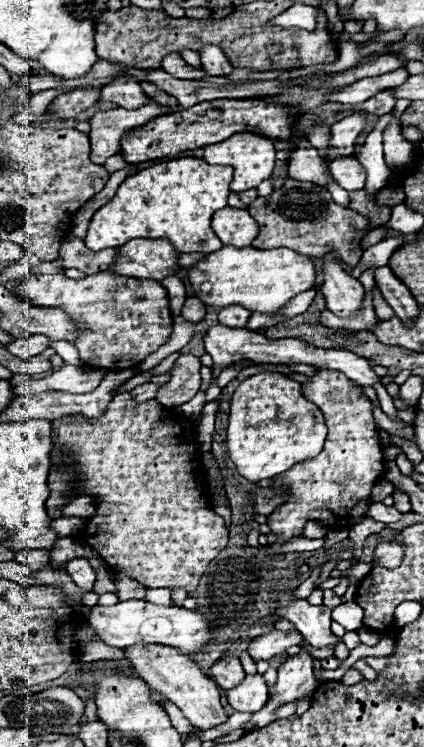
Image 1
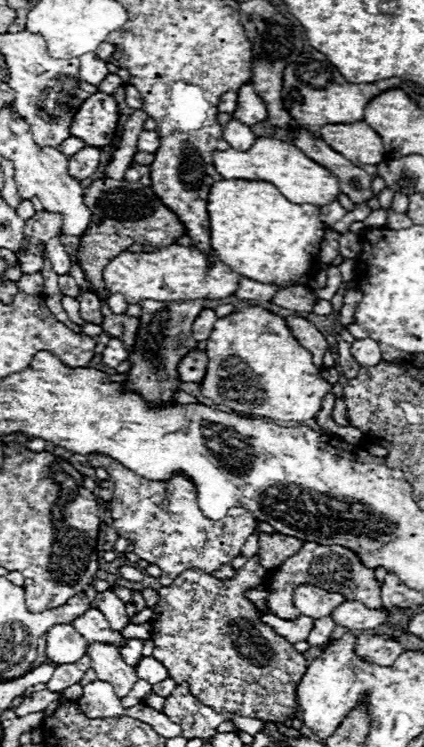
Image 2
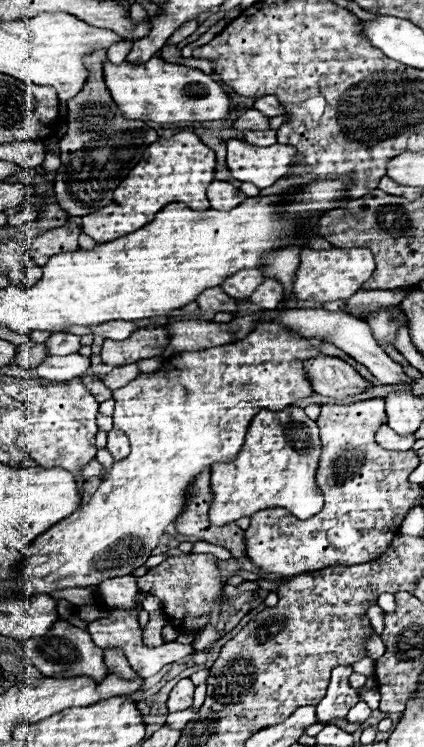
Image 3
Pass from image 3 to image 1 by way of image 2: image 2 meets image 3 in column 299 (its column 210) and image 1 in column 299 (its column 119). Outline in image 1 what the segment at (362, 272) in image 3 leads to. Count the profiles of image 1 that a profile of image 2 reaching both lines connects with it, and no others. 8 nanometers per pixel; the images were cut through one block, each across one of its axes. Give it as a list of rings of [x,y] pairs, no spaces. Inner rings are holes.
[[[222,246],[218,252],[212,252],[196,262],[188,270],[188,280],[196,298],[200,298],[206,306],[226,308],[232,304],[240,304],[246,310],[270,314],[290,302],[296,294],[306,292],[314,286],[314,264],[310,258],[288,248],[256,250],[252,246]]]

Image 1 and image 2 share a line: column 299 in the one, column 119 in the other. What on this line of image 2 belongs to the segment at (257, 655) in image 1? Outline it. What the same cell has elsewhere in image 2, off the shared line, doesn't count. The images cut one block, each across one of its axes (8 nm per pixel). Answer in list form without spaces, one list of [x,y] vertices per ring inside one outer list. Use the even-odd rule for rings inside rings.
[[[90,608],[84,616],[80,616],[78,620],[74,620],[74,628],[88,640],[88,644],[122,644],[124,638],[120,632],[114,632],[108,626],[108,620],[102,616],[102,612],[98,612],[96,608]]]

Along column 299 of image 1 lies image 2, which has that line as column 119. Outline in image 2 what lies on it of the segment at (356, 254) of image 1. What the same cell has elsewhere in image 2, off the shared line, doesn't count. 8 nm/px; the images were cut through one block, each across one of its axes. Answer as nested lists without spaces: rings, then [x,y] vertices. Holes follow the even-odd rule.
[[[100,178],[86,188],[84,204],[88,204],[92,218],[90,218],[90,228],[82,234],[76,260],[82,272],[86,274],[86,280],[98,295],[105,289],[102,270],[106,262],[114,258],[118,252],[128,250],[128,246],[132,246],[134,242],[154,248],[170,246],[176,236],[182,236],[186,232],[178,216],[174,216],[174,212],[170,212],[160,202],[160,198],[152,192],[152,188],[142,186],[138,182]]]

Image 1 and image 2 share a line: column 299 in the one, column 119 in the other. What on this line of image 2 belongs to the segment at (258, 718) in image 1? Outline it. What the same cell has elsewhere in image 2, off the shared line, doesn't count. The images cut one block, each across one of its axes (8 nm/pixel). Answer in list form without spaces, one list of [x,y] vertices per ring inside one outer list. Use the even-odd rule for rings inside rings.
[[[88,644],[86,652],[92,656],[92,670],[96,672],[98,680],[112,684],[118,698],[124,698],[132,692],[134,684],[138,682],[138,676],[136,670],[122,660],[118,646]]]

